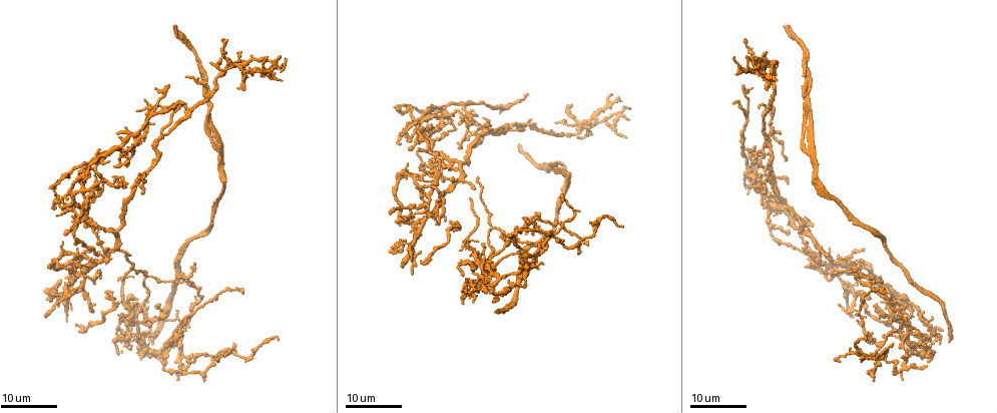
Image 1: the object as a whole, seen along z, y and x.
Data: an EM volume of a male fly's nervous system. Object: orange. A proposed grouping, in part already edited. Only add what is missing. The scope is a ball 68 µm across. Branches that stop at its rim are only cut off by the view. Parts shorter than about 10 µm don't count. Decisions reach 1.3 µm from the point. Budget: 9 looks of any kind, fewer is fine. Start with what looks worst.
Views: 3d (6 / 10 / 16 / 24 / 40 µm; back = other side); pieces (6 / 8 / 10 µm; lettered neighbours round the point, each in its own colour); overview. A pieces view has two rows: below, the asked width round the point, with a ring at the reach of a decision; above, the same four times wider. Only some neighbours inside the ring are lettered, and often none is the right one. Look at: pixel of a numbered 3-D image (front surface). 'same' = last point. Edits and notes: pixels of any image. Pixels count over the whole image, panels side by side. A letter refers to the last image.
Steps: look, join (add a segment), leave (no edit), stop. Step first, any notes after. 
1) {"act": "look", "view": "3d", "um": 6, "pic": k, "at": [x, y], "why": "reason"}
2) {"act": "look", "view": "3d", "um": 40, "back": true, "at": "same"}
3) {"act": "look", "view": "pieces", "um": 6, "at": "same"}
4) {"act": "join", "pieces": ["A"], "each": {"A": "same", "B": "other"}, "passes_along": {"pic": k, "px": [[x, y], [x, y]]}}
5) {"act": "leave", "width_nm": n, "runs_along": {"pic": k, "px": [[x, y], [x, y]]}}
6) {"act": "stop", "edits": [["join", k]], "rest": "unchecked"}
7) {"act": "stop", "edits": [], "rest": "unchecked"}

{"act": "look", "view": "3d", "um": 24, "pic": 1, "at": [114, 182], "why": "an open end"}

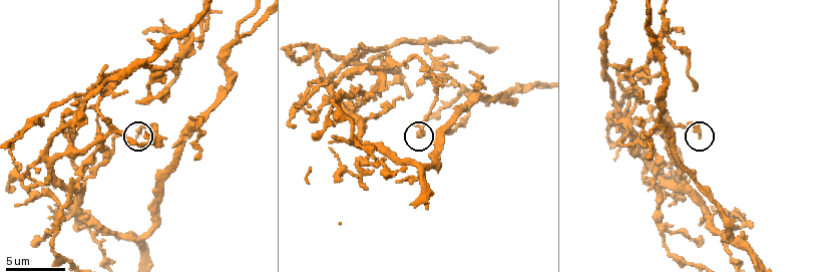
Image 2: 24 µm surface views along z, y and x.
{"act": "look", "view": "pieces", "um": 10, "pic": 2, "at": [417, 135]}

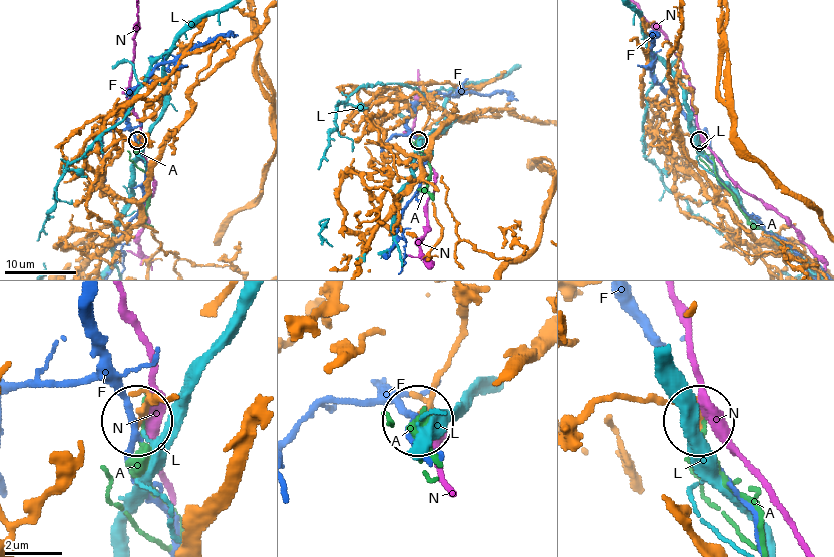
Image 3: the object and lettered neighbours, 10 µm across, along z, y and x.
{"act": "leave", "each": {"A": "other", "F": "other", "L": "other", "N": "other"}, "found": "no lettered segment goes on from it"}

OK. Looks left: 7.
{"act": "look", "view": "3d", "um": 16, "pic": 1, "at": [107, 264], "why": "free end"}

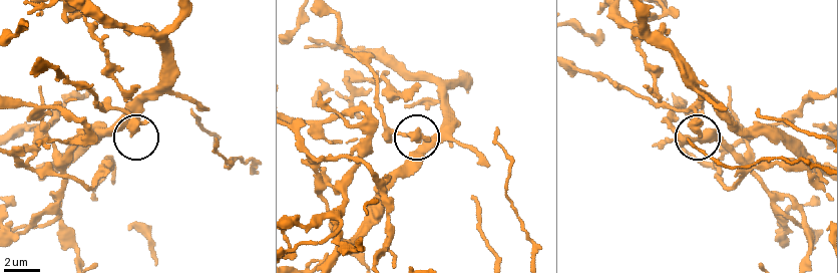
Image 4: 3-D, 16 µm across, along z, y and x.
{"act": "look", "view": "pieces", "um": 8, "pic": 4, "at": [130, 134]}

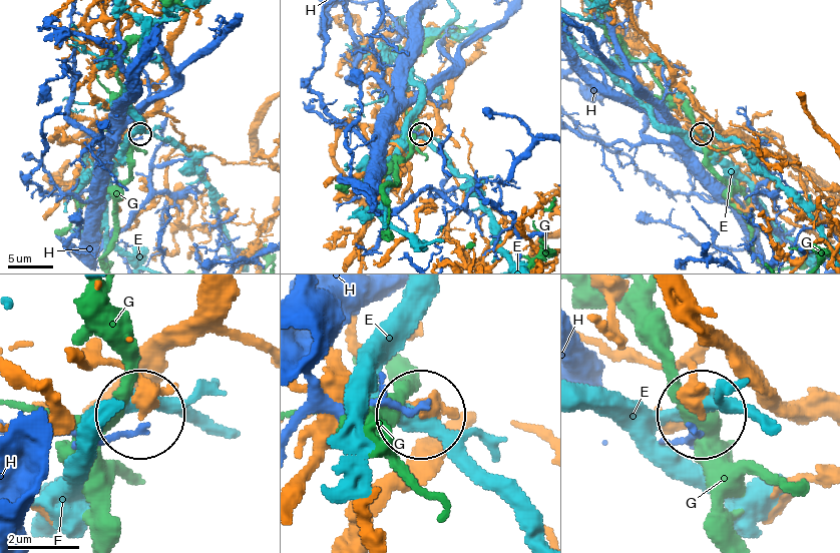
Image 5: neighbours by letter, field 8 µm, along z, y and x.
{"act": "leave", "each": {"E": "other", "G": "other", "H": "other"}, "found": "no lettered segment goes on from it"}

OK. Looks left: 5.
{"act": "look", "view": "3d", "um": 24, "pic": 1, "at": [136, 336], "why": "an open end"}

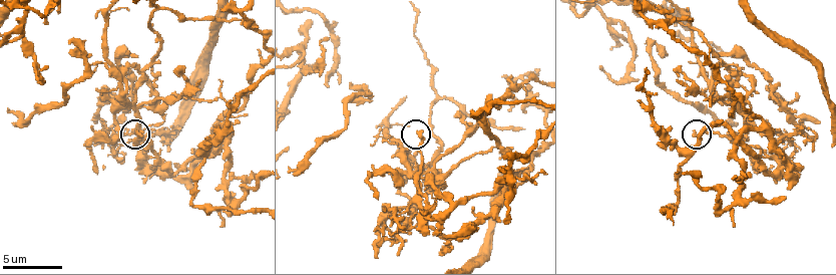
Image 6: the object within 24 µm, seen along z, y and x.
{"act": "look", "view": "pieces", "um": 6, "pic": 6, "at": [696, 133]}

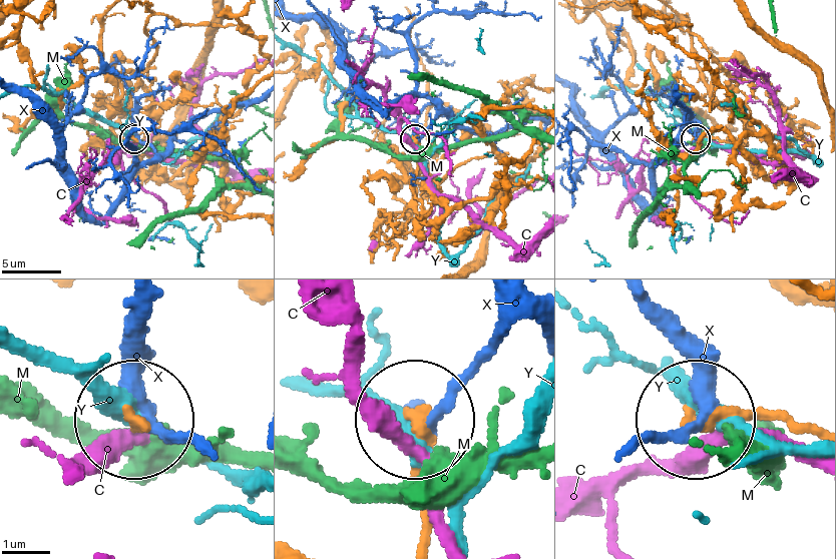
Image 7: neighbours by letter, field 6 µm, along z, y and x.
{"act": "leave", "each": {"C": "other", "M": "other", "X": "other", "Y": "other"}, "runs_along": {"pic": 7, "px": [[817, 435], [769, 416], [702, 416]]}, "found": "no lettered segment goes on from it"}

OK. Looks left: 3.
{"act": "look", "view": "3d", "um": 10, "pic": 6, "at": [46, 23], "why": "an open end"}

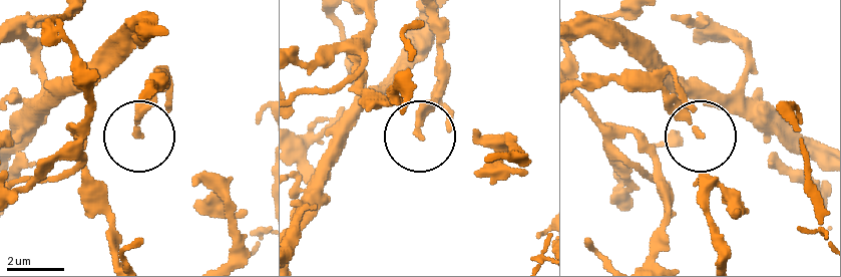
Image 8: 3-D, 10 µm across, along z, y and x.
{"act": "look", "view": "pieces", "um": 10, "pic": 8, "at": [696, 135]}

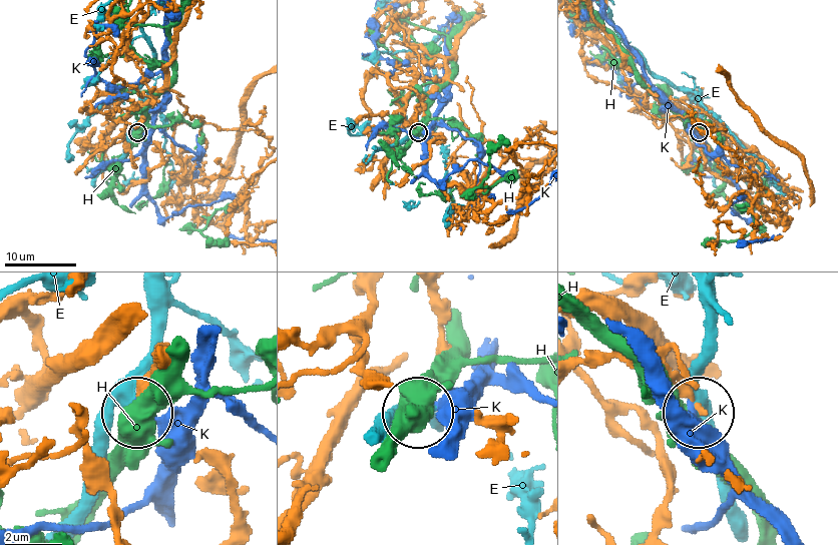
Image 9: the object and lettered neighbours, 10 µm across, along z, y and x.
{"act": "leave", "each": {"E": "other", "H": "other", "K": "other"}, "found": "no lettered segment goes on from it"}

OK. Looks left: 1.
{"act": "stop", "edits": [], "rest": "unchecked"}

